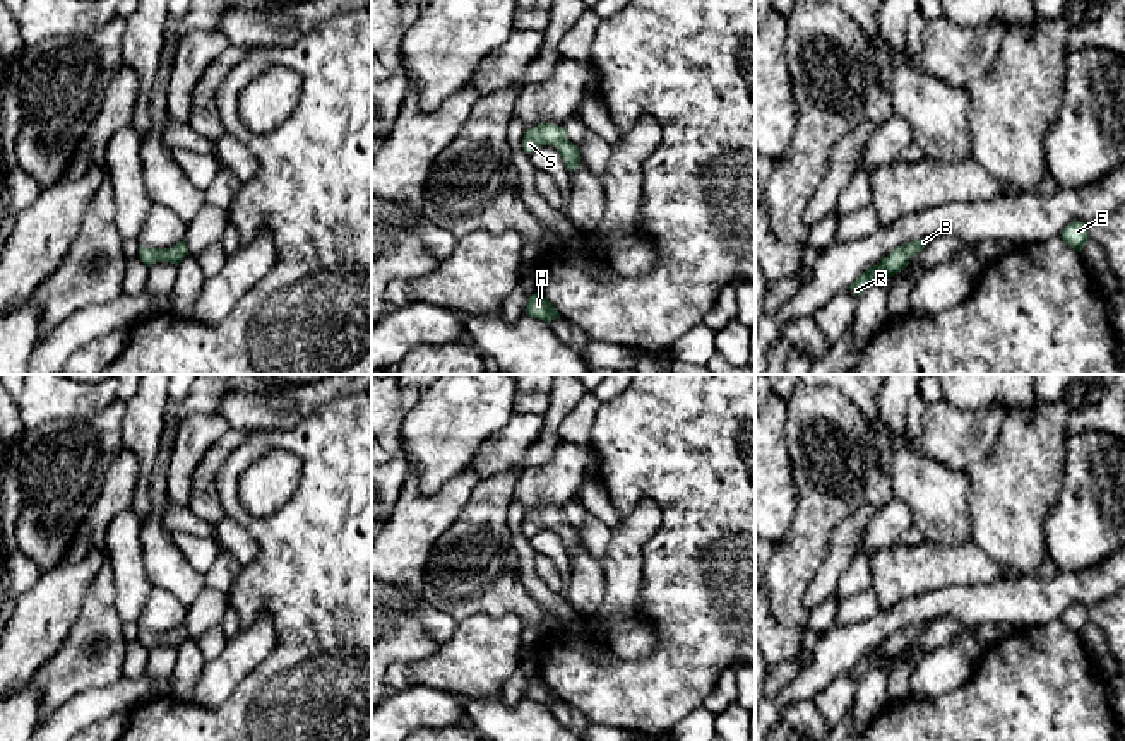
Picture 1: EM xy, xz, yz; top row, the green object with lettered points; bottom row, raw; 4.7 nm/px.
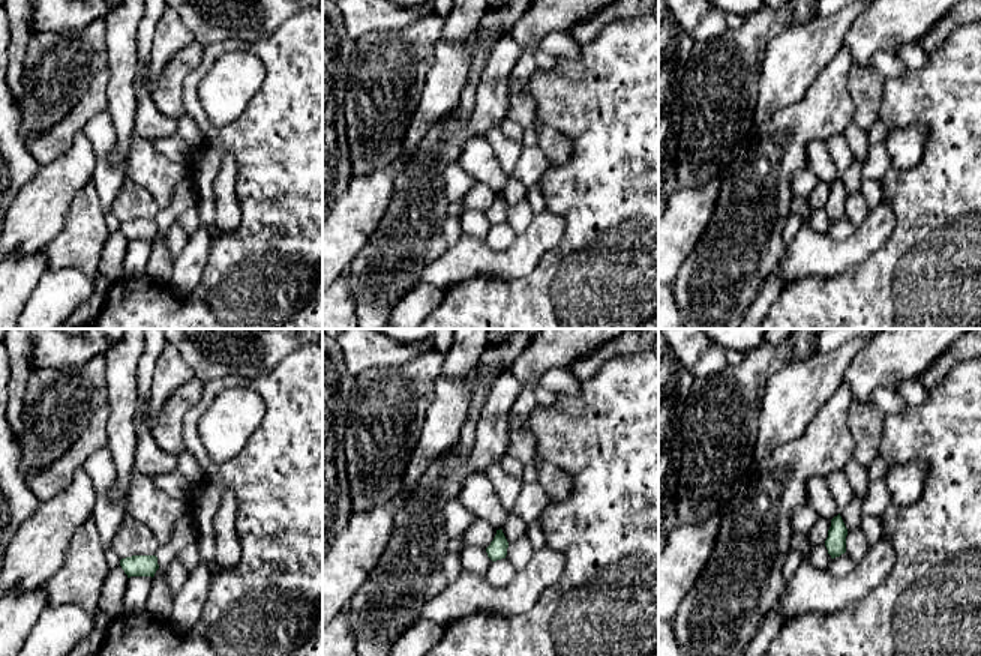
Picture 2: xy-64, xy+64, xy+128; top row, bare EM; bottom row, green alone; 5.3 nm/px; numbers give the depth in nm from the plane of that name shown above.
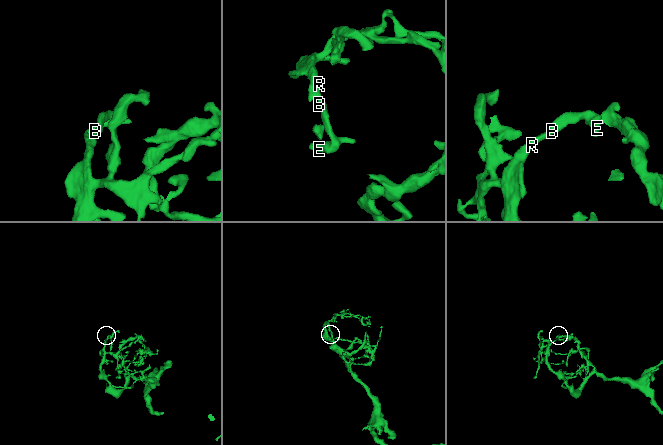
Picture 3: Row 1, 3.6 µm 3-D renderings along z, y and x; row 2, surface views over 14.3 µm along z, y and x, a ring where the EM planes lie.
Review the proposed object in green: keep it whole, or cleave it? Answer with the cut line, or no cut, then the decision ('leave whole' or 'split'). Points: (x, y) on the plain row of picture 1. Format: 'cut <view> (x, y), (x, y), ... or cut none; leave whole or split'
cut none; leave whole

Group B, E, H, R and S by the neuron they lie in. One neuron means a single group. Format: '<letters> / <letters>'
B E H R S

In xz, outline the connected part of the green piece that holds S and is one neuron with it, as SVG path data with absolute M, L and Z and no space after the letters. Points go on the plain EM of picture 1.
M541 507L527 515L524 515L522 522L522 532L526 537L531 537L541 529L555 529L560 536L560 539L565 544L565 549L568 554L574 554L580 546L579 531L575 531L567 522L567 512L551 508L551 507Z

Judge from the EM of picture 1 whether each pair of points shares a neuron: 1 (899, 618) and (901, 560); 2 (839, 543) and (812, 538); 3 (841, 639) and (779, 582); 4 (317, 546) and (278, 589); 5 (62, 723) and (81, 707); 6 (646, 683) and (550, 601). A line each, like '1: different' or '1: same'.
1: different
2: different
3: different
4: same
5: same
6: different

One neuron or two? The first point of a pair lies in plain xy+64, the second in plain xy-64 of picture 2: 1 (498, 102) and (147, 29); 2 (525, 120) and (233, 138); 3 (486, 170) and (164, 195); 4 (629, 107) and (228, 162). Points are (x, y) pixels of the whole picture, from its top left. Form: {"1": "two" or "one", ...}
{"1": "two", "2": "two", "3": "one", "4": "two"}

